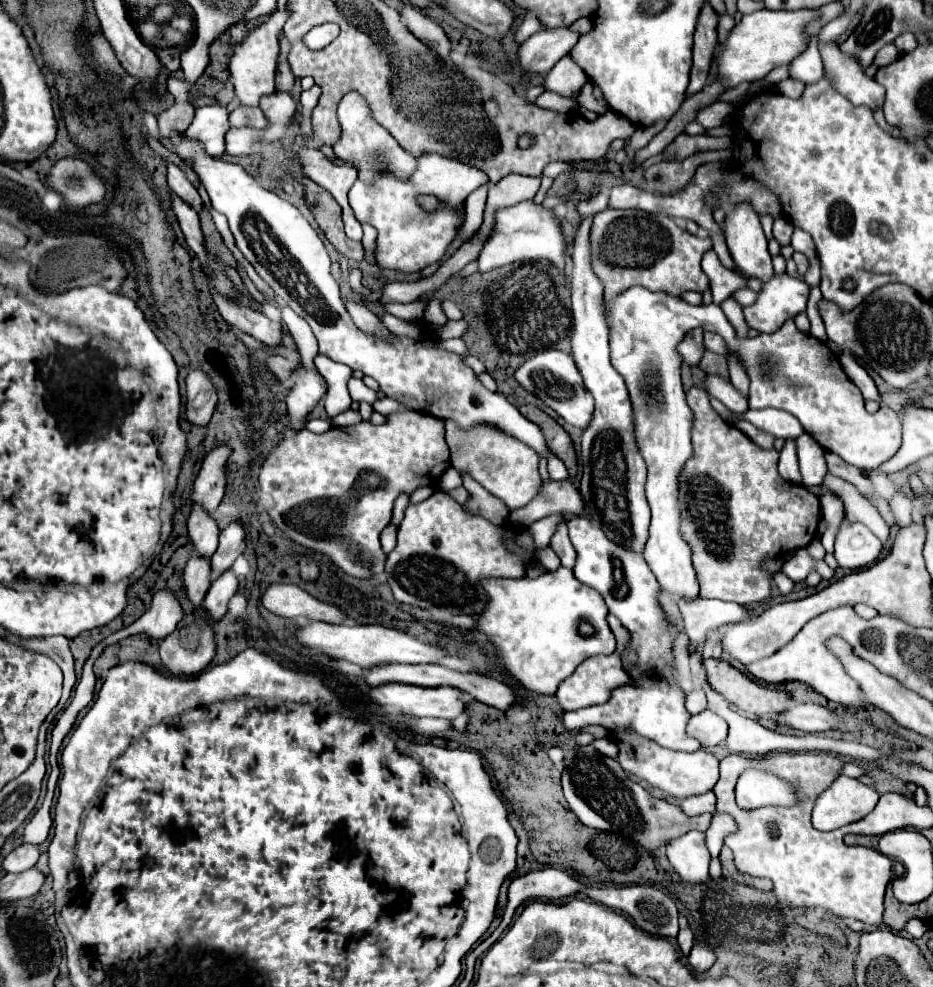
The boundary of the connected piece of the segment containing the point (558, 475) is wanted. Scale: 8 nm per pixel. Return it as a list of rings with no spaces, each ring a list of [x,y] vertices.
[[[541,454],[545,460],[547,460],[547,470],[551,480],[567,480],[569,474],[567,474],[567,468],[565,464],[557,458],[557,456],[549,456],[549,454]]]

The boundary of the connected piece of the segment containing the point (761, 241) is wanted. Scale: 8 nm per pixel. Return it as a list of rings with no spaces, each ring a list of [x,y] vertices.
[[[737,204],[735,210],[725,218],[725,238],[737,272],[761,282],[773,278],[767,238],[761,230],[759,214],[751,208],[751,204]]]

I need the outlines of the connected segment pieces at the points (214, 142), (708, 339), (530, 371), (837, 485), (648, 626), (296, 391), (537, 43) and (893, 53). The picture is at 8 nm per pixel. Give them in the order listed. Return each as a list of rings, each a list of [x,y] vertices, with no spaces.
[[[219,104],[201,106],[201,108],[197,108],[195,120],[191,122],[189,130],[183,132],[183,136],[203,144],[203,148],[209,156],[221,156],[225,150],[223,136],[229,130],[227,116],[229,116],[227,108],[223,108]]]
[[[704,332],[703,340],[705,340],[705,347],[707,350],[712,351],[719,355],[727,355],[727,348],[724,340],[715,333]]]
[[[543,350],[529,358],[525,364],[517,368],[515,380],[531,394],[541,398],[549,408],[553,408],[565,422],[573,424],[584,430],[591,421],[594,412],[594,399],[587,394],[587,388],[583,386],[583,380],[579,378],[579,370],[571,356],[565,356],[565,352],[559,350]]]
[[[827,472],[825,480],[823,480],[823,486],[837,492],[837,496],[839,496],[839,498],[843,500],[843,504],[845,504],[845,510],[847,510],[847,516],[849,516],[849,518],[863,522],[883,544],[887,544],[889,526],[887,526],[885,520],[879,516],[877,508],[875,508],[867,498],[863,498],[853,484],[849,484],[849,482],[833,476],[831,472]]]
[[[571,518],[569,520],[569,538],[573,540],[573,548],[577,552],[577,560],[575,560],[575,568],[573,568],[575,578],[579,582],[595,588],[603,596],[609,612],[613,616],[617,616],[621,620],[621,624],[629,630],[629,634],[631,634],[631,644],[629,646],[637,652],[639,664],[637,664],[637,668],[633,668],[633,672],[629,672],[629,676],[633,678],[635,686],[629,684],[629,686],[615,688],[611,698],[609,698],[609,702],[605,702],[605,704],[579,708],[579,710],[573,710],[573,712],[563,712],[563,716],[561,716],[563,718],[563,726],[567,730],[575,730],[575,728],[581,728],[581,726],[591,726],[591,724],[599,724],[599,726],[603,726],[607,730],[629,728],[629,730],[637,732],[639,736],[655,740],[659,746],[669,748],[669,750],[685,750],[685,752],[699,750],[701,744],[697,740],[685,736],[685,724],[687,724],[691,714],[683,706],[683,690],[677,686],[677,682],[673,678],[673,670],[669,666],[669,662],[673,660],[671,642],[673,642],[675,632],[671,630],[665,614],[661,612],[661,608],[657,604],[659,588],[657,588],[657,580],[655,580],[651,568],[645,564],[641,554],[625,552],[625,548],[617,548],[617,544],[613,544],[605,536],[605,532],[601,532],[601,526],[595,524],[589,518]]]
[[[303,364],[293,372],[295,382],[285,396],[287,412],[295,430],[301,430],[305,416],[315,408],[315,404],[327,394],[327,382],[315,368],[305,368]]]
[[[567,28],[541,30],[519,46],[517,62],[531,76],[547,74],[563,56],[569,54],[577,38],[579,34]]]
[[[887,44],[887,46],[883,46],[883,48],[875,54],[873,64],[875,64],[875,66],[885,66],[885,64],[891,64],[897,56],[899,56],[899,52],[893,48],[893,44]]]

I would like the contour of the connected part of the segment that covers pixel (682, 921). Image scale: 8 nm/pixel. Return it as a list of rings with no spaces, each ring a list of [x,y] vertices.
[[[681,914],[681,918],[679,918],[677,944],[679,944],[679,950],[681,950],[683,958],[687,958],[689,952],[691,952],[691,946],[693,946],[693,932],[691,932],[691,928],[689,928],[689,924],[687,924],[687,918],[685,918],[683,914]]]

